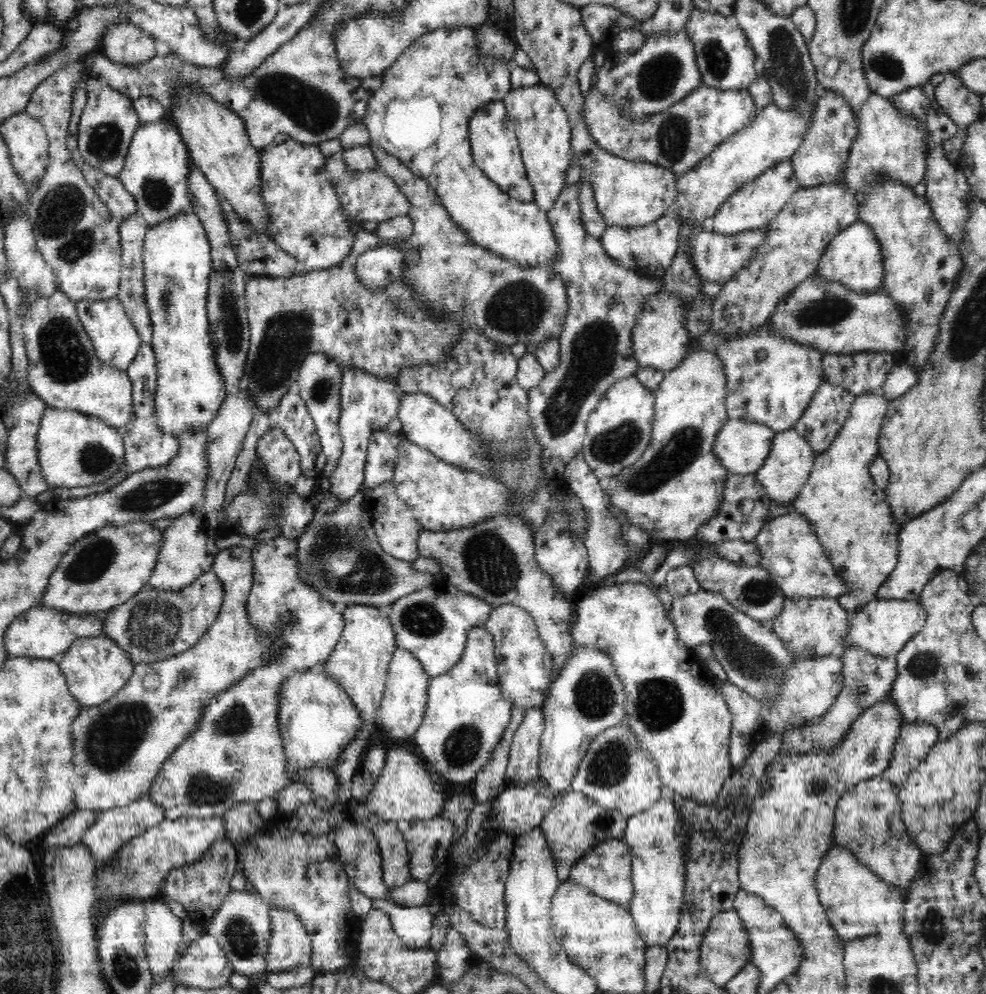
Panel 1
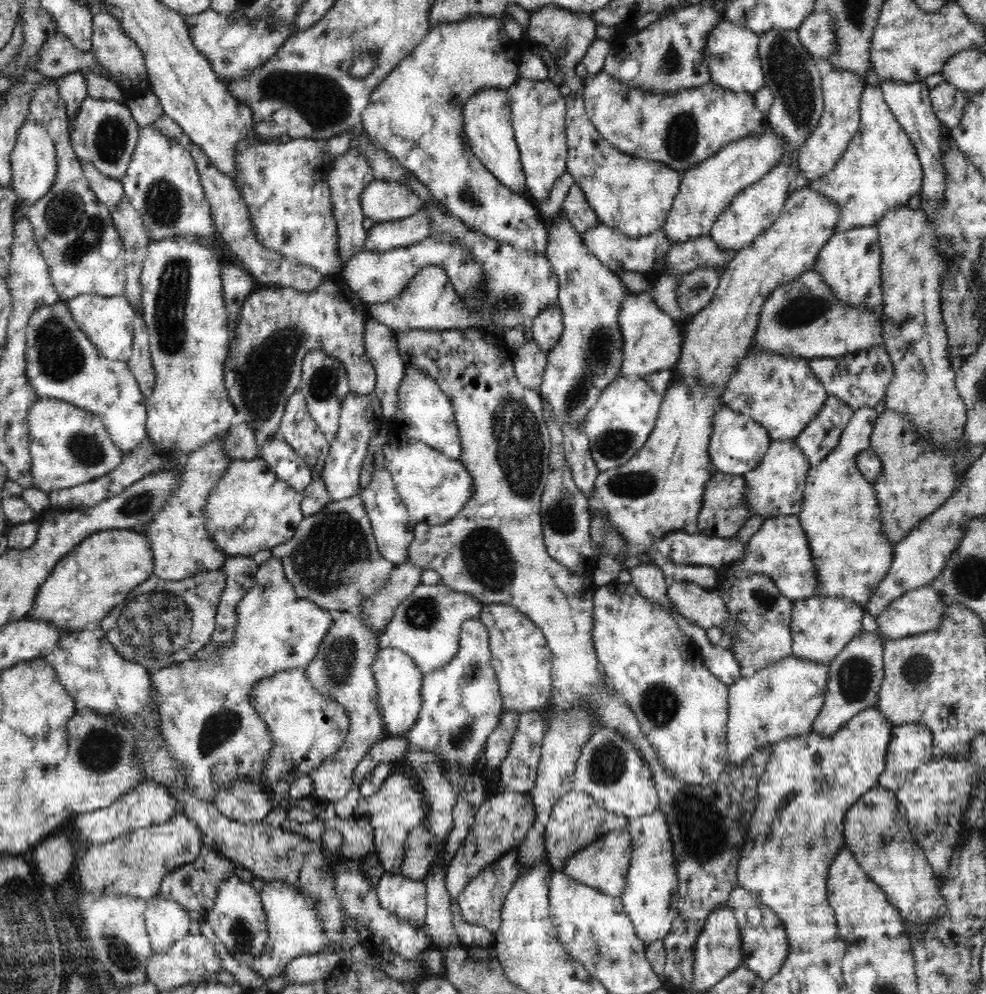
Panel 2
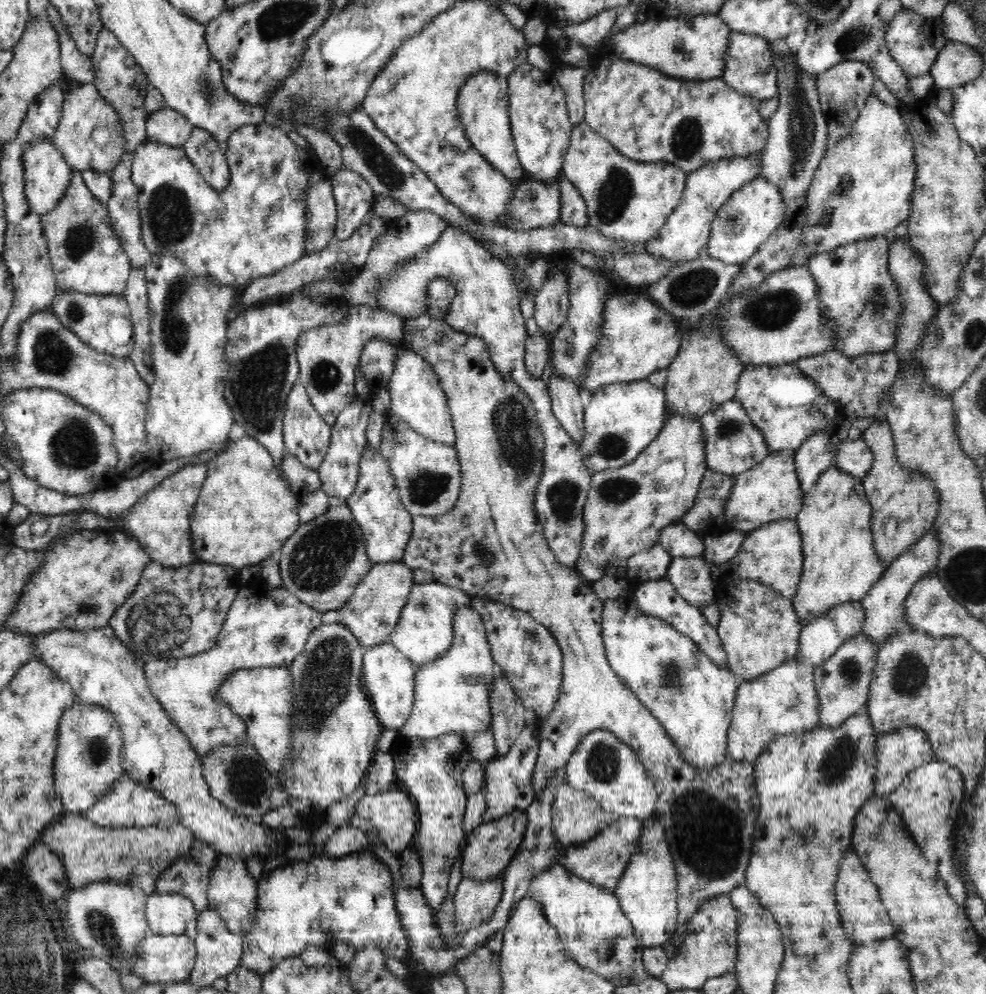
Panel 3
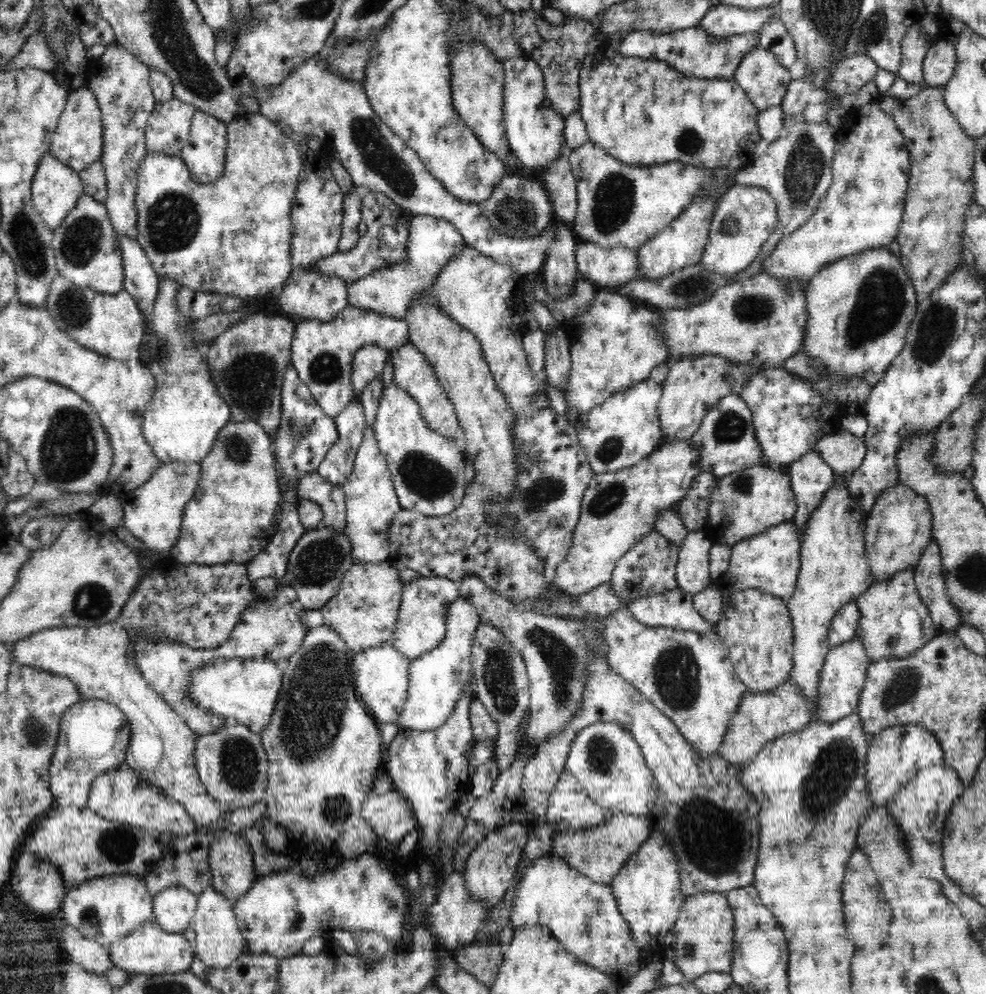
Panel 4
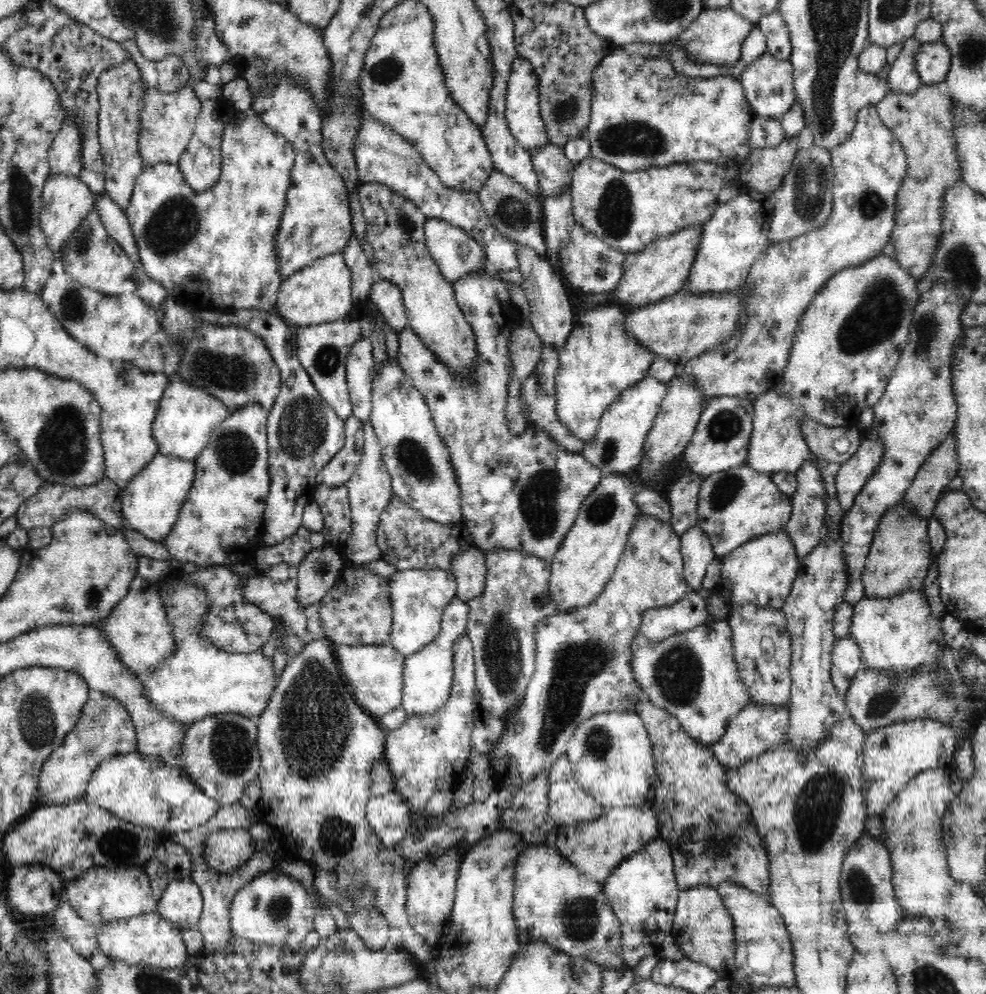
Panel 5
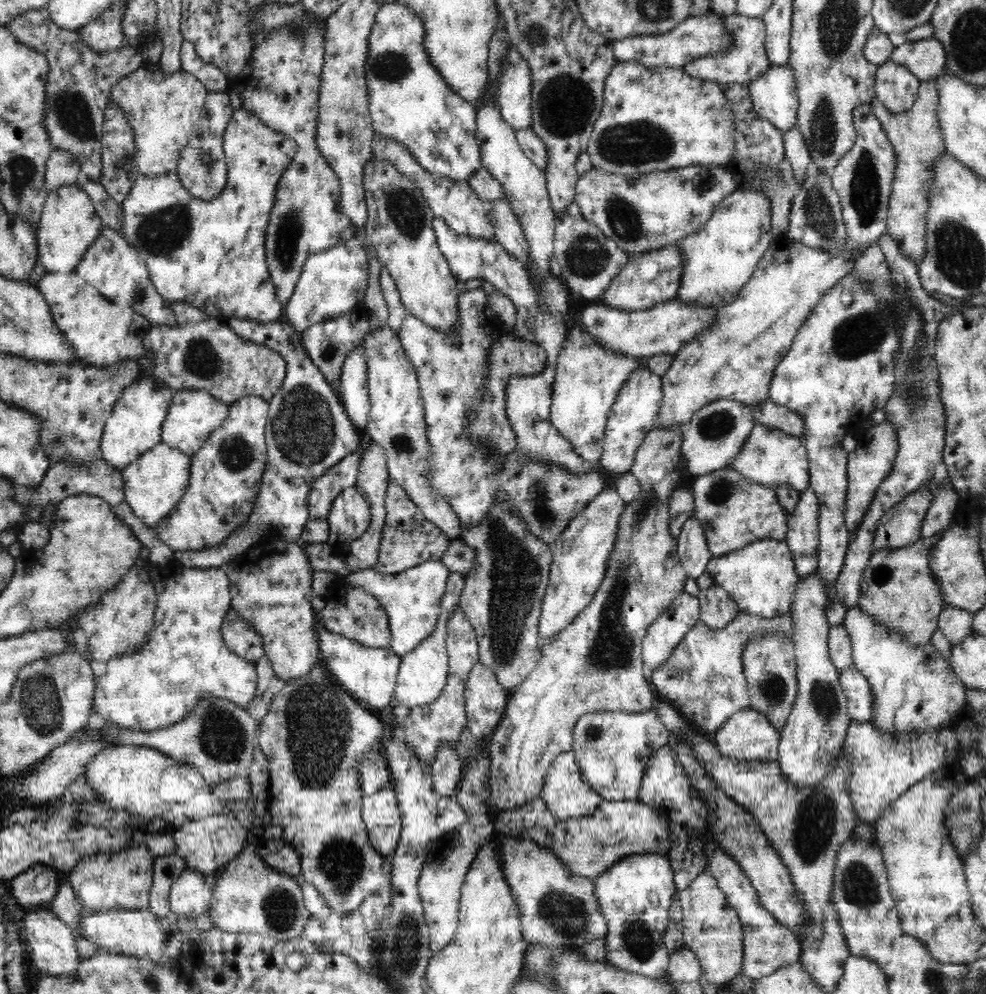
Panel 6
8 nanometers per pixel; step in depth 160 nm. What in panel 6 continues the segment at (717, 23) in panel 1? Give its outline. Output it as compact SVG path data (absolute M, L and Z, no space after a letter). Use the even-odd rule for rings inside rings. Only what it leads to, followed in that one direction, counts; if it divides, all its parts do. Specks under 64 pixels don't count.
M789 63L771 65L764 74L748 83L748 92L760 119L773 125L782 134L794 127L799 97Z

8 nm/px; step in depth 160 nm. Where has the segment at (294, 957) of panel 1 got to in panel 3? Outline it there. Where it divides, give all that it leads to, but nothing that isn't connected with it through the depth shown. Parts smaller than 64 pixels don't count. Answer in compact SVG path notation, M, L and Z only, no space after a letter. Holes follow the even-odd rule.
M353 853L347 857L313 856L309 861L283 863L259 880L257 888L257 911L255 927L243 940L241 964L264 976L286 957L298 957L308 946L322 946L330 940L341 938L357 949L374 945L380 948L386 959L402 960L410 954L409 936L404 930L392 893L390 869L376 856L368 853Z

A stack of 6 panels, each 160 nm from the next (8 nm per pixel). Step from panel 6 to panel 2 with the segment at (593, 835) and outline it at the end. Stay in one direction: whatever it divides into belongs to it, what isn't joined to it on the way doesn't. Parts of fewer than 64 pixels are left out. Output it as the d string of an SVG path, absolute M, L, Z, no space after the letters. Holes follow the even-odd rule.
M624 827L622 830L608 831L608 834L603 834L596 842L592 842L590 846L584 847L575 856L572 856L566 862L563 872L579 883L591 886L602 894L621 898L626 886L631 854L632 841L628 827Z

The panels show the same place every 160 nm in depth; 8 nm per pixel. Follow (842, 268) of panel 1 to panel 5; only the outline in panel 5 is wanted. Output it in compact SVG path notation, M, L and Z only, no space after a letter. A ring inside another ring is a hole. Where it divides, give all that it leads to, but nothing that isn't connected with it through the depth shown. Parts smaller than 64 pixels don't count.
M882 251L874 258L862 262L862 264L843 268L839 270L839 272L832 274L832 276L824 282L824 286L820 286L820 290L814 294L812 302L809 302L805 313L802 318L800 318L798 326L796 327L792 352L783 376L785 391L792 395L792 402L803 406L804 410L814 421L825 424L826 426L857 426L861 422L862 416L872 409L872 406L880 400L880 396L882 396L884 390L886 390L888 381L900 360L902 351L906 344L908 344L911 320L920 295L921 292L917 286L917 280L912 277L907 270L904 270L896 259L886 256Z

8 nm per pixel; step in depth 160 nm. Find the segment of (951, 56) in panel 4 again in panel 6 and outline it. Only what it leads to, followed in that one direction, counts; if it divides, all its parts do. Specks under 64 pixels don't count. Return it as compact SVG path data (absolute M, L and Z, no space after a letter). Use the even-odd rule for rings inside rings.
M935 36L903 43L892 51L890 61L904 65L920 82L937 80L946 74L947 54L944 45Z

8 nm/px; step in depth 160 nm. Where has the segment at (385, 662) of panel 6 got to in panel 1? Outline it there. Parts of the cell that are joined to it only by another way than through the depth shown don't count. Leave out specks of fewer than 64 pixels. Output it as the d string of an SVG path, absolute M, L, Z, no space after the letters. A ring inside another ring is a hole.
M397 648L390 661L386 688L378 708L380 728L390 732L392 738L407 738L422 726L426 716L428 702L428 685L431 677L426 674L422 663L408 650Z

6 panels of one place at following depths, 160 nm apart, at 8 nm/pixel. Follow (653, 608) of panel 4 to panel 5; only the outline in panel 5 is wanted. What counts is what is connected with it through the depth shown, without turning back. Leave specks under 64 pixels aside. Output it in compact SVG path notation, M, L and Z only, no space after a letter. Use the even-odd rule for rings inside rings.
M688 589L685 596L676 601L675 604L649 609L647 612L644 612L639 630L648 638L648 641L661 642L668 636L692 630L709 621L711 619L707 610L707 603L694 590Z

